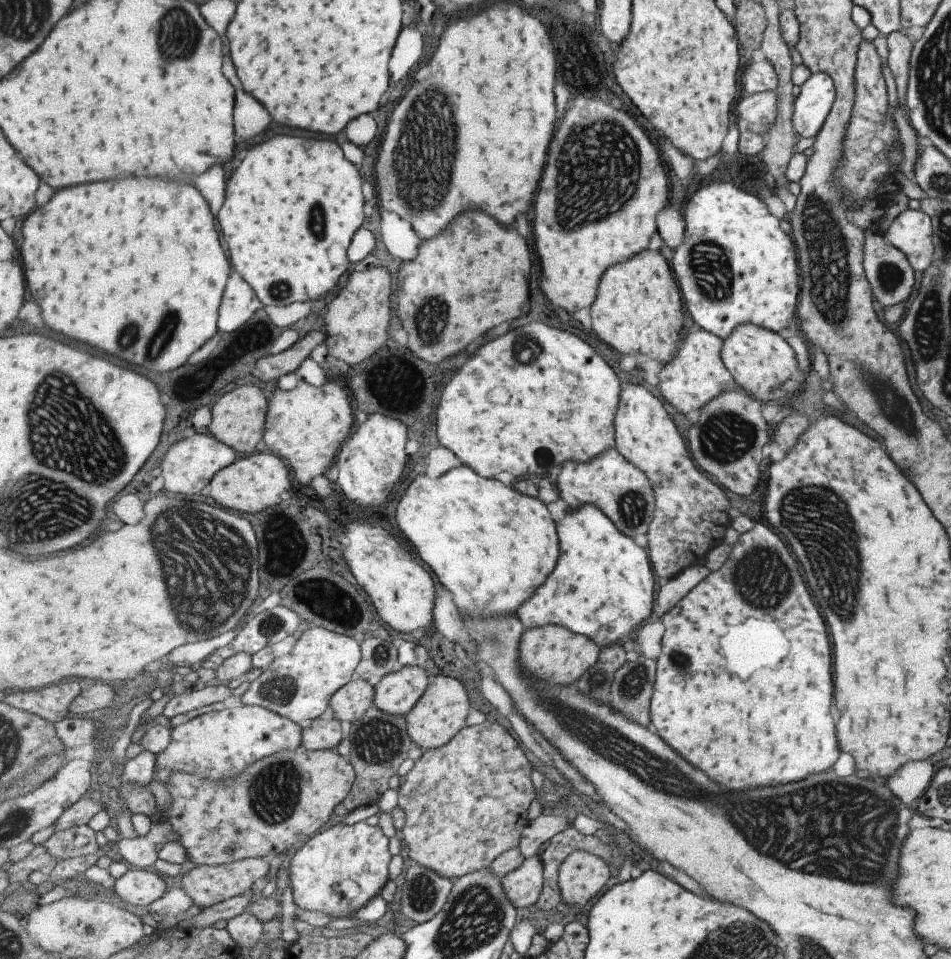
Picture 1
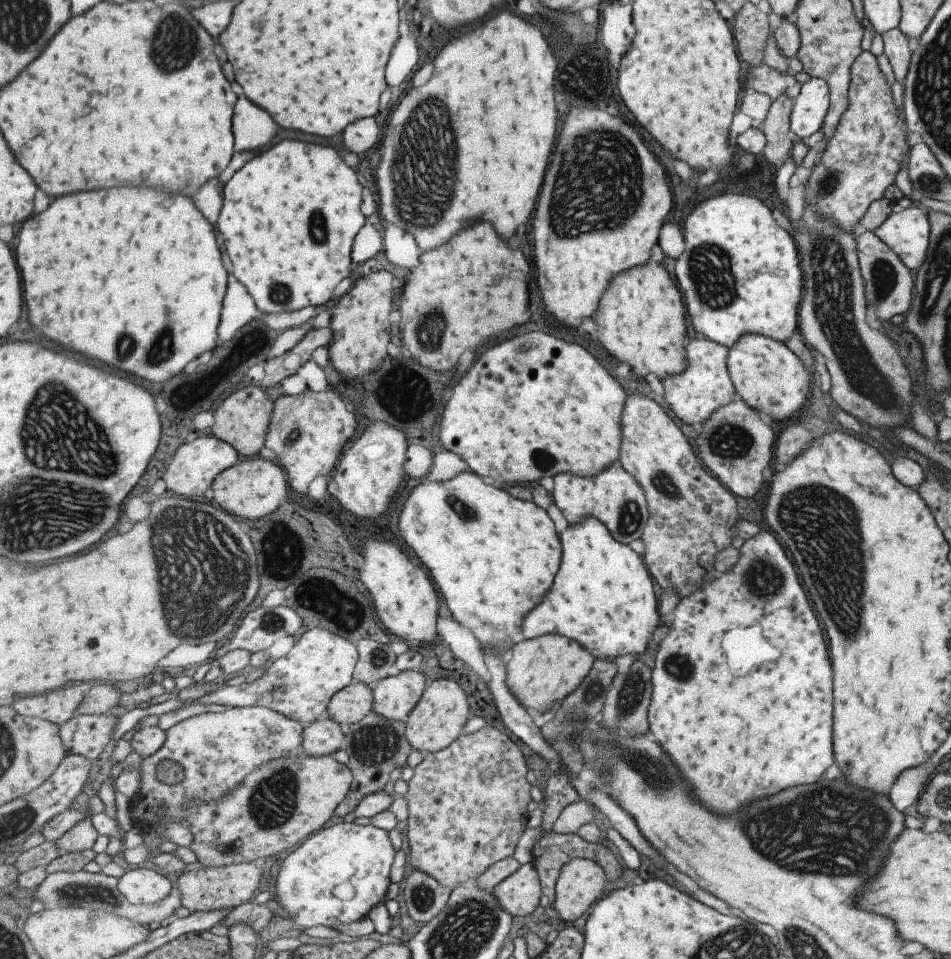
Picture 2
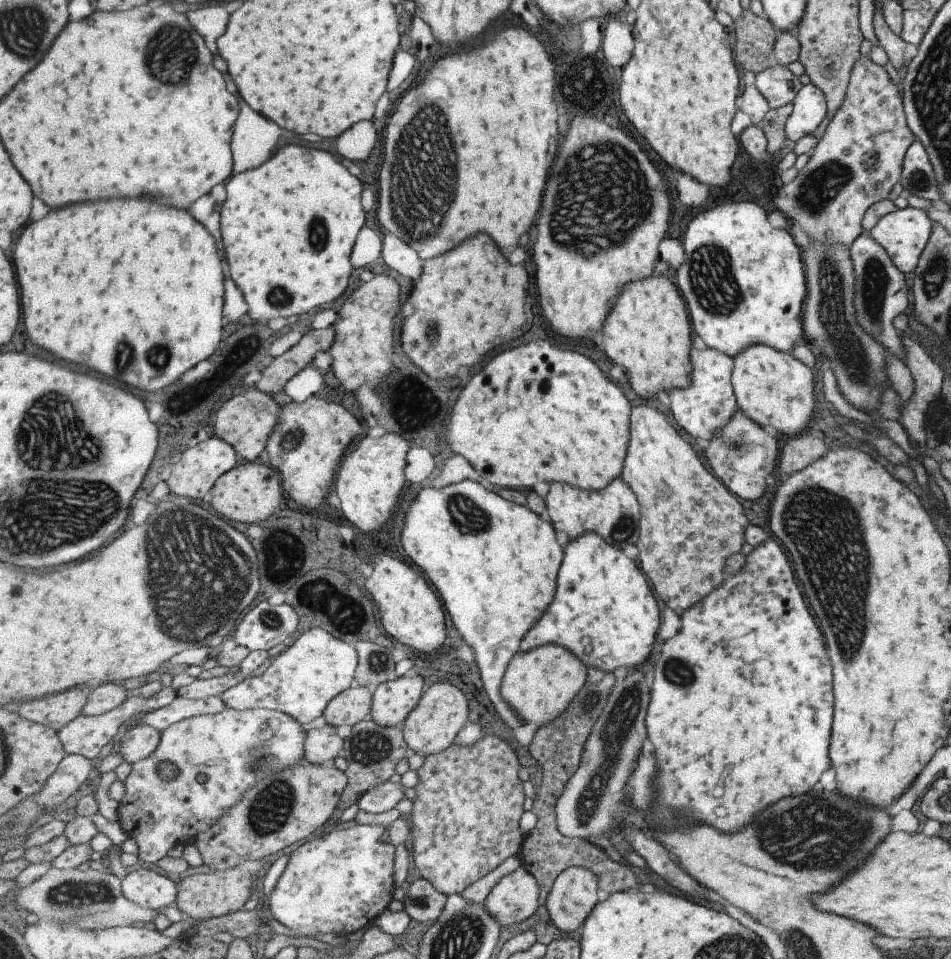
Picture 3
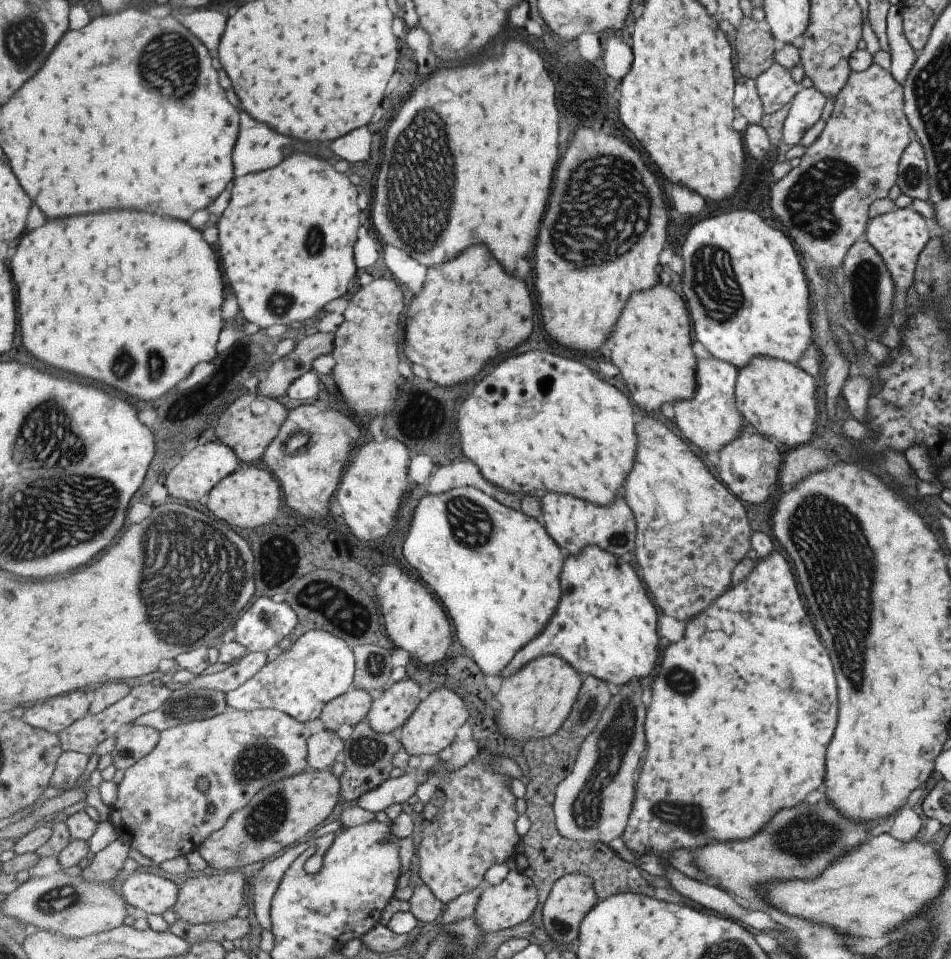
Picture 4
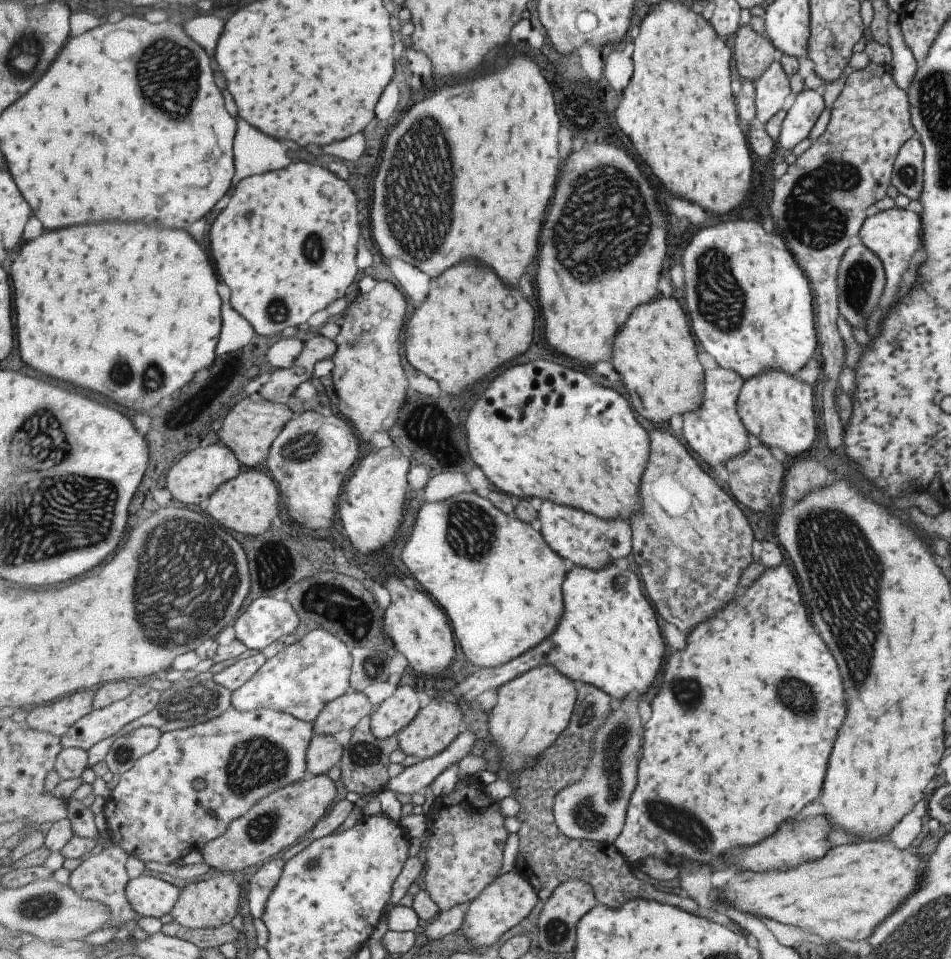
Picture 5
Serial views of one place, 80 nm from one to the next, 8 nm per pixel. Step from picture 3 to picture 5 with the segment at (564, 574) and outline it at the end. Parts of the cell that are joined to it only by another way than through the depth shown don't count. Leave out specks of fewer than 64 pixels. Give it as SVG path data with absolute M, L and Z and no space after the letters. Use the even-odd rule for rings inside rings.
M613 564L601 570L573 566L564 583L565 615L557 630L520 658L496 669L476 668L463 682L451 690L439 692L439 696L451 702L473 702L483 692L498 691L501 686L521 677L539 666L557 666L561 674L573 678L575 684L587 682L599 686L614 700L647 694L655 684L665 658L666 640L659 628L658 612L651 606L643 592L641 580L625 570L621 572Z

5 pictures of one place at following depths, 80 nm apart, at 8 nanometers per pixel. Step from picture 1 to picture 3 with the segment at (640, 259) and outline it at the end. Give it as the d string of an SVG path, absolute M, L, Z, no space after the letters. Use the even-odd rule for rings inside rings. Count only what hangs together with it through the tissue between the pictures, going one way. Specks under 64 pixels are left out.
M652 276L625 287L617 306L602 330L605 355L625 368L633 392L647 400L659 392L687 388L692 383L691 320L677 286L661 276Z

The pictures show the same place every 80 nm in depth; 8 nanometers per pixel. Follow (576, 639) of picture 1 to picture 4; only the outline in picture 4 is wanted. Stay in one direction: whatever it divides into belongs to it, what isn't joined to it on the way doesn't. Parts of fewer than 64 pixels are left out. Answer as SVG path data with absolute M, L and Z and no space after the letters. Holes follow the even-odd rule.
M546 655L536 661L530 662L519 673L505 678L495 688L495 697L500 704L500 709L496 712L495 724L498 730L505 736L514 740L519 745L519 739L526 740L524 744L533 739L544 739L557 734L569 715L576 706L580 696L581 687L584 685L584 676L577 672L577 669L567 660L563 660L556 655Z

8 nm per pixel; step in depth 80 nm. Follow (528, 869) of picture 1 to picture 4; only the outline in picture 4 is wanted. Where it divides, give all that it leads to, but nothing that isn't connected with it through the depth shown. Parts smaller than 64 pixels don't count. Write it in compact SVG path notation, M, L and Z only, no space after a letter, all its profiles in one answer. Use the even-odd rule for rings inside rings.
M509 870L507 876L498 885L489 885L480 896L474 914L477 926L487 934L499 932L511 926L517 926L521 922L527 922L529 916L539 906L538 888L531 877L521 871Z

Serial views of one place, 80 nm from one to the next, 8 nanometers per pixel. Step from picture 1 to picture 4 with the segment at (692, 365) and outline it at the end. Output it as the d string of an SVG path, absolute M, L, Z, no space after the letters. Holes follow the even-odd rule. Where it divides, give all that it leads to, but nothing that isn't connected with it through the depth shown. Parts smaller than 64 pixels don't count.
M713 356L711 360L698 360L698 391L696 397L692 401L677 401L673 405L676 426L702 452L717 452L719 454L727 445L731 445L732 442L738 440L744 428L744 420L737 410L737 377L738 368L735 365L719 360Z

